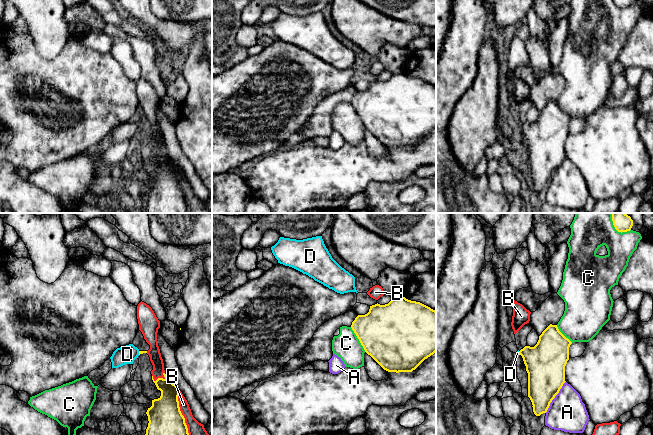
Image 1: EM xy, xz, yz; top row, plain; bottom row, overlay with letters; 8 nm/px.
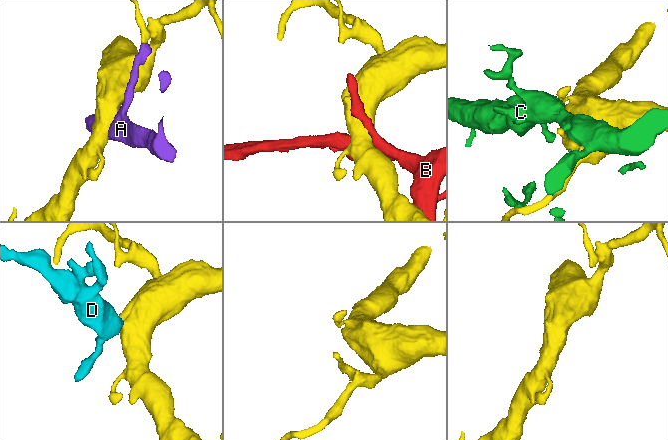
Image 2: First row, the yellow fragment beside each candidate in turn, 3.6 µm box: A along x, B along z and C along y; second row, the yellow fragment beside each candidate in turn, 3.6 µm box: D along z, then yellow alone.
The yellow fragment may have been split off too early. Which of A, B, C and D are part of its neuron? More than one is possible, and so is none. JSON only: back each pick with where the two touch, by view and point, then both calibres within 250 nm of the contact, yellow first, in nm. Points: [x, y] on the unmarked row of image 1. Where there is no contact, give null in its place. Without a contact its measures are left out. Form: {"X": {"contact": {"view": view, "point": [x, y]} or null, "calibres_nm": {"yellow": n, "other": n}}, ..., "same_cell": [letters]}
{"D": {"contact": {"view": "xy", "point": [139, 129]}, "calibres_nm": {"yellow": 30, "other": 150}}, "same_cell": ["D"]}

